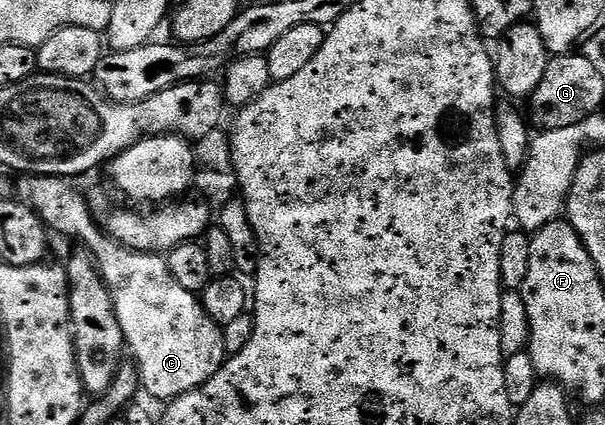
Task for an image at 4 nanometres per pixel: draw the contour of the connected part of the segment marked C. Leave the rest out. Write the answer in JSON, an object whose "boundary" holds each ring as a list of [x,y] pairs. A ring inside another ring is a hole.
{"boundary":[[[22,176],[17,179],[16,194],[25,202],[51,231],[59,230],[66,238],[78,242],[79,247],[94,260],[98,267],[98,275],[104,280],[108,292],[112,296],[112,304],[116,312],[116,320],[120,320],[122,340],[125,349],[132,357],[133,365],[138,368],[138,380],[143,391],[146,390],[154,398],[173,400],[200,388],[226,361],[226,338],[223,327],[215,324],[204,312],[199,295],[188,292],[188,288],[180,288],[176,280],[168,272],[168,264],[162,254],[145,254],[143,250],[130,250],[110,237],[101,225],[94,223],[95,211],[86,202],[81,192],[74,187],[73,181],[57,176]]]}

